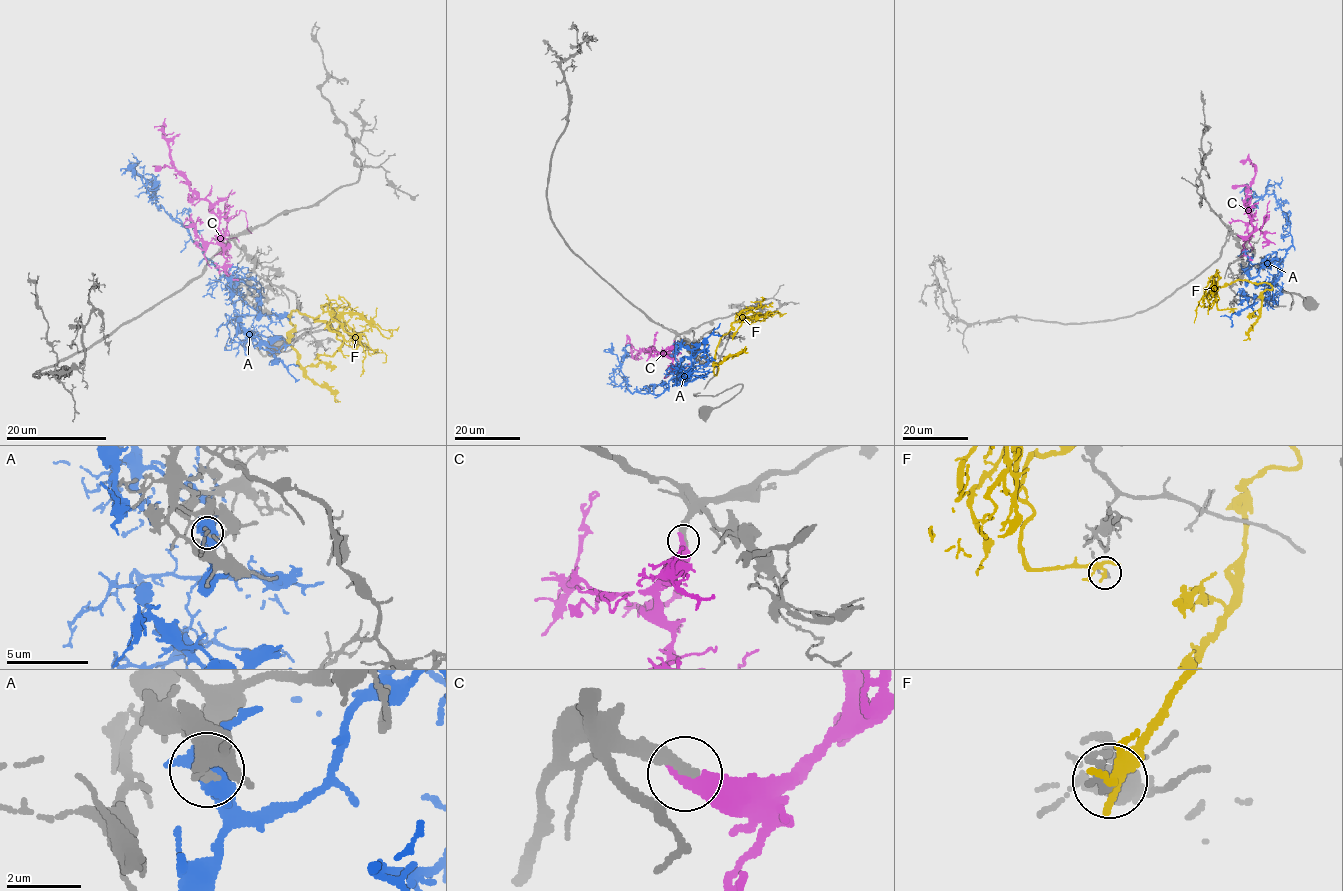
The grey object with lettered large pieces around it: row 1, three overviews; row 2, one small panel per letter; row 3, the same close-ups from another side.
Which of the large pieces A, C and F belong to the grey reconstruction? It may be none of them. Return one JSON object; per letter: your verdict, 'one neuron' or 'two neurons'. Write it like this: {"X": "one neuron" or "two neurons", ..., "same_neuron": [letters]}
{"A": "two neurons", "C": "one neuron", "F": "two neurons", "same_neuron": ["C"]}

